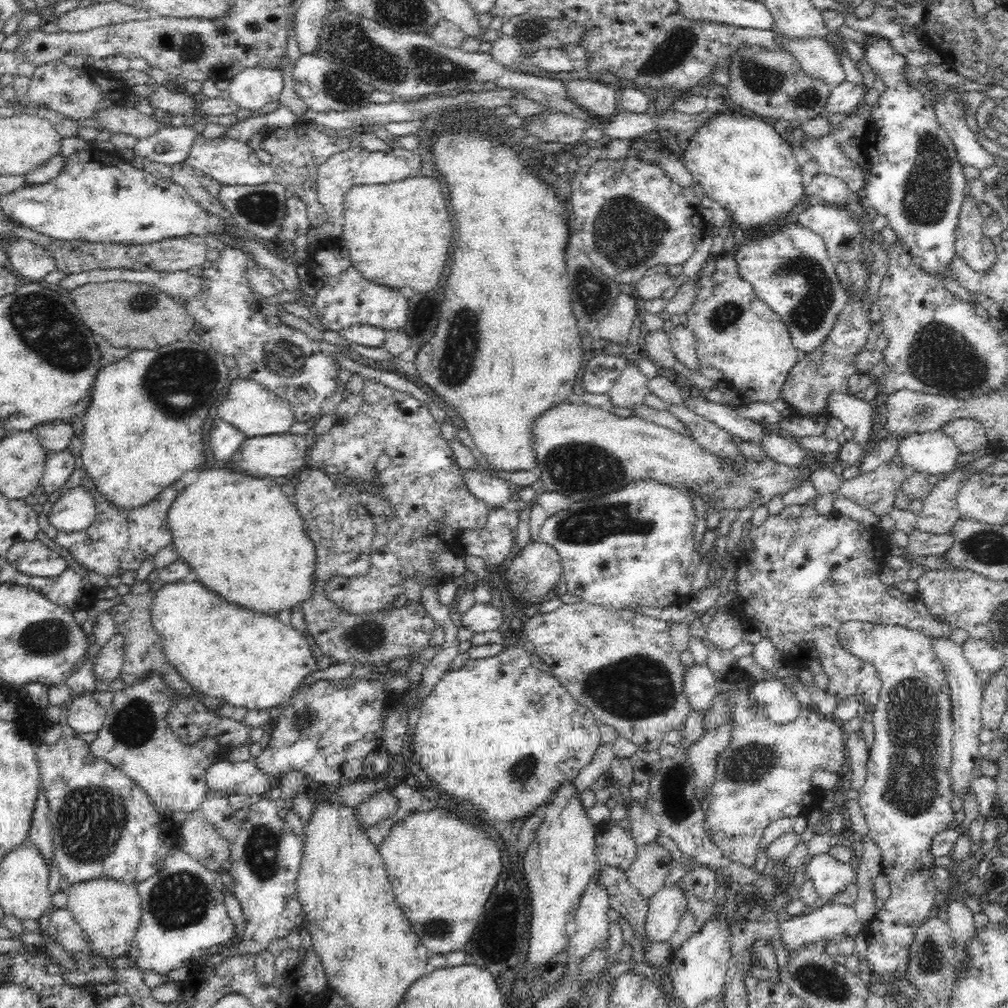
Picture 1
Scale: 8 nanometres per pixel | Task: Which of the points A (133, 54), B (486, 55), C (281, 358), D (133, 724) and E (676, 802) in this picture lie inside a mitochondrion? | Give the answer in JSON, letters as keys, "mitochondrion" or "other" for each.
{"A":"other","B":"other","C":"mitochondrion","D":"mitochondrion","E":"mitochondrion"}

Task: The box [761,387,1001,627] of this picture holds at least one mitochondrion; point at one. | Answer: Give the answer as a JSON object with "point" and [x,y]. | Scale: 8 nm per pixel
{"point":[922,412]}

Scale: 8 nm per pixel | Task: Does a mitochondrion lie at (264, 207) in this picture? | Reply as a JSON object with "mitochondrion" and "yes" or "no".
{"mitochondrion":"yes"}

